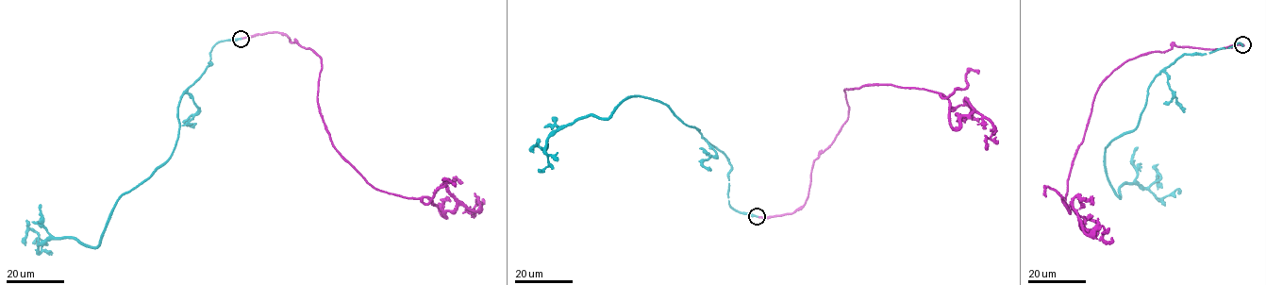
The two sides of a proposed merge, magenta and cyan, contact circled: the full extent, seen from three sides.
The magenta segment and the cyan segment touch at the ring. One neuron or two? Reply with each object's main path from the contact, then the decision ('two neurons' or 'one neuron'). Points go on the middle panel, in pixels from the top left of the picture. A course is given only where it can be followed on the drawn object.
magenta via (757, 216), (804, 205), (848, 118), (845, 89), (939, 92), (953, 128), (972, 112), (992, 123), (985, 147) | cyan via (757, 216), (729, 205), (727, 157), (648, 97), (562, 125), (548, 138), (548, 165), (538, 169) | one neuron

